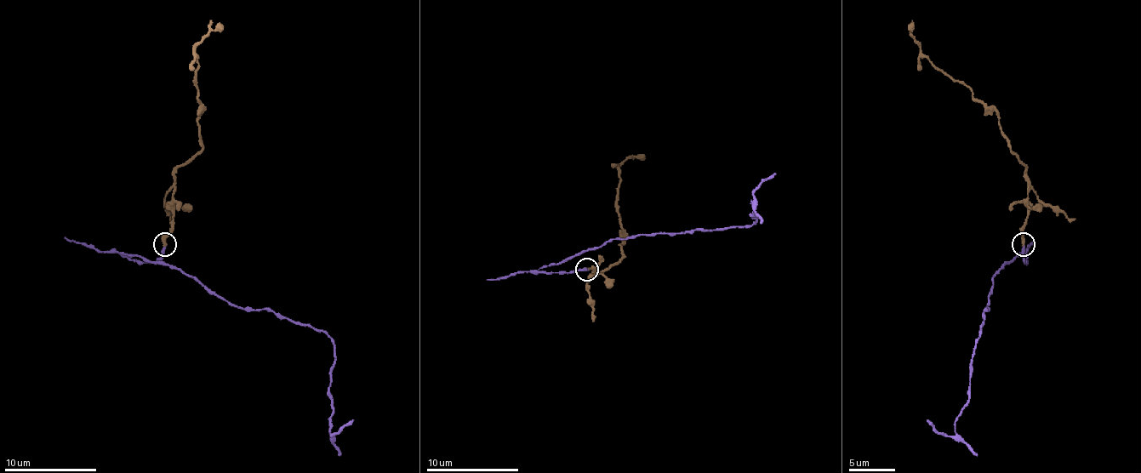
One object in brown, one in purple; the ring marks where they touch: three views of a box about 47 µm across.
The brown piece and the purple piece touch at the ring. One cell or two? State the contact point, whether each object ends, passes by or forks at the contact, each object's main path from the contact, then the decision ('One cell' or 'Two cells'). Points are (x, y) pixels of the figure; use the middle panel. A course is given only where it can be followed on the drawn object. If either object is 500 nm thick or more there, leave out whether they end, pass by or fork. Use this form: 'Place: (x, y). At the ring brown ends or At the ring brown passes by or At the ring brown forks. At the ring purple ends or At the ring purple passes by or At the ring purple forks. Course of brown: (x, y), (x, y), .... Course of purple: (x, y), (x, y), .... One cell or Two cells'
Place: (587, 269). At the ring brown ends. At the ring purple ends. Course of brown: (588, 270), (595, 274), (608, 270), (624, 256), (620, 244), (618, 166), (631, 156), (645, 158). Course of purple: (588, 270), (539, 270), (611, 240), (747, 228), (756, 221), (751, 216), (754, 190), (775, 173). Two cells

